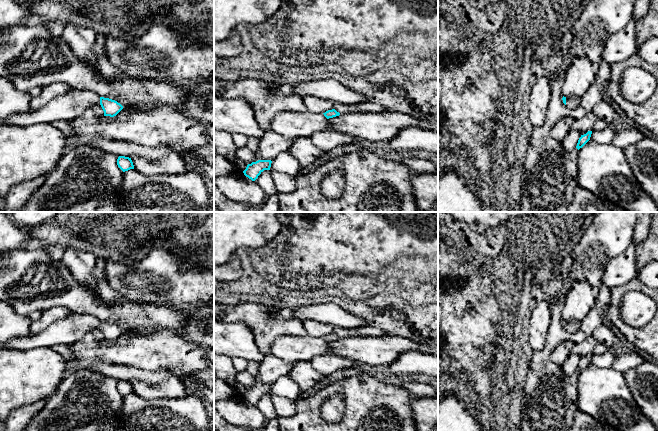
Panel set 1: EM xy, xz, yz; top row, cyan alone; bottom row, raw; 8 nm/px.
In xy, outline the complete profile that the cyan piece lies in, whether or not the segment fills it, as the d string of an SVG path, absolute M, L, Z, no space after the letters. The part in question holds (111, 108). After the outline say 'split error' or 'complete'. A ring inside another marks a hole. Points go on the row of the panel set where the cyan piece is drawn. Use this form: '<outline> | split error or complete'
M71 90L52 99L42 108L28 113L15 114L3 118L5 125L30 126L40 123L52 123L56 120L78 119L87 109L100 105L104 116L114 117L123 106L115 100L100 97L90 90Z | split error

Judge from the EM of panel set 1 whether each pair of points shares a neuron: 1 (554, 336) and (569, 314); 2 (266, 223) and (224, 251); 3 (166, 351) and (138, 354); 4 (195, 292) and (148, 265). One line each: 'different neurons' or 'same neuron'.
1: different neurons
2: same neuron
3: same neuron
4: same neuron

